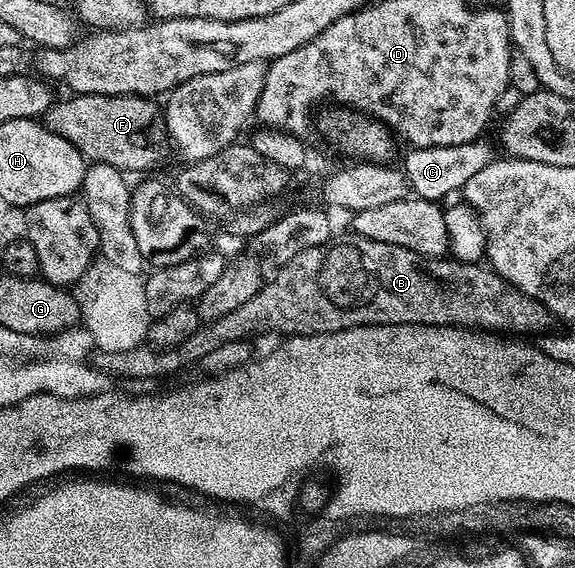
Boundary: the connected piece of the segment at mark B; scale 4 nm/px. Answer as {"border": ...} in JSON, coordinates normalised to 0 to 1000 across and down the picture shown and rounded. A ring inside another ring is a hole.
{"border":[[[603,412],[597,423],[576,419],[567,430],[557,433],[543,433],[543,440],[522,440],[522,447],[515,447],[508,456],[496,460],[489,467],[490,472],[470,495],[466,491],[454,502],[449,516],[424,539],[407,546],[390,558],[376,560],[365,569],[353,569],[341,583],[311,606],[306,613],[283,613],[270,616],[261,609],[245,609],[230,616],[216,616],[214,620],[179,620],[172,618],[167,630],[162,629],[160,639],[163,646],[172,648],[176,655],[198,662],[221,662],[226,669],[261,669],[266,662],[296,662],[301,655],[310,655],[315,648],[323,648],[329,641],[343,643],[346,634],[355,630],[358,623],[376,616],[379,609],[391,604],[417,602],[419,599],[433,600],[440,585],[449,585],[457,577],[463,585],[490,585],[492,593],[501,592],[548,592],[550,588],[563,588],[565,585],[595,585],[600,577],[617,577],[619,574],[675,574],[677,570],[743,570],[744,574],[779,574],[781,577],[814,577],[819,581],[837,581],[845,588],[901,588],[894,585],[910,585],[910,593],[936,595],[944,588],[955,586],[965,576],[967,560],[948,542],[939,532],[932,532],[925,525],[918,525],[901,507],[894,507],[882,498],[873,486],[864,486],[850,470],[840,468],[837,463],[807,465],[802,458],[788,454],[757,454],[753,451],[732,451],[717,440],[703,440],[703,433],[682,433],[675,426],[647,426],[647,419],[633,419],[631,415],[617,415]]]}

